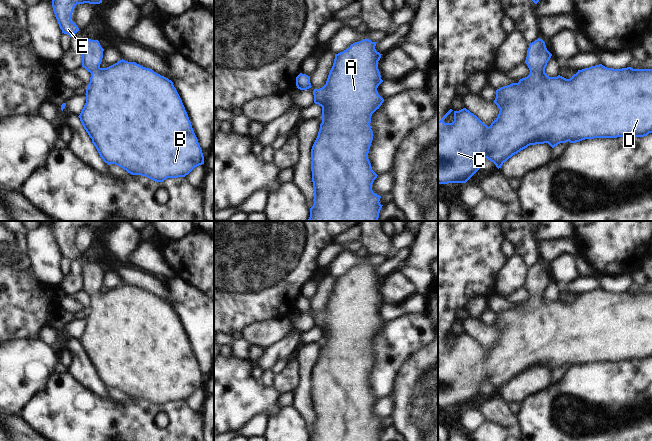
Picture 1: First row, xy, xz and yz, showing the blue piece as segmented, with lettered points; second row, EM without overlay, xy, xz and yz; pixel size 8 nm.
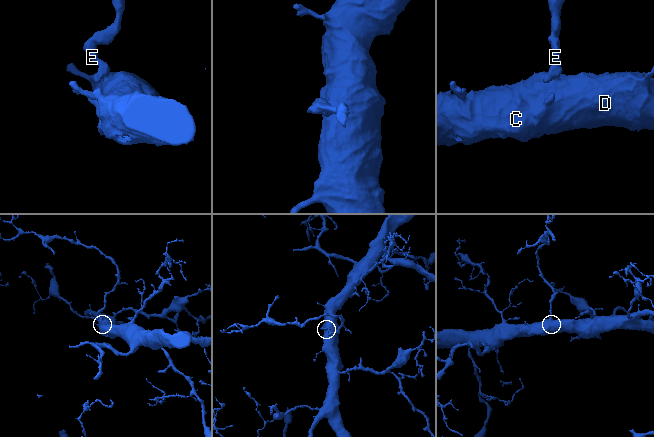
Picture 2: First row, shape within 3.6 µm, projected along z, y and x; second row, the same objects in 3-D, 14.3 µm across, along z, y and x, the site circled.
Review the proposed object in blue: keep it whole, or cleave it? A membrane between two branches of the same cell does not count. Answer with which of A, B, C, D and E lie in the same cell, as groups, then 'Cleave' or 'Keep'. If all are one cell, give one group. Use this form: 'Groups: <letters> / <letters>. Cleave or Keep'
Groups: A B C D E. Keep.

